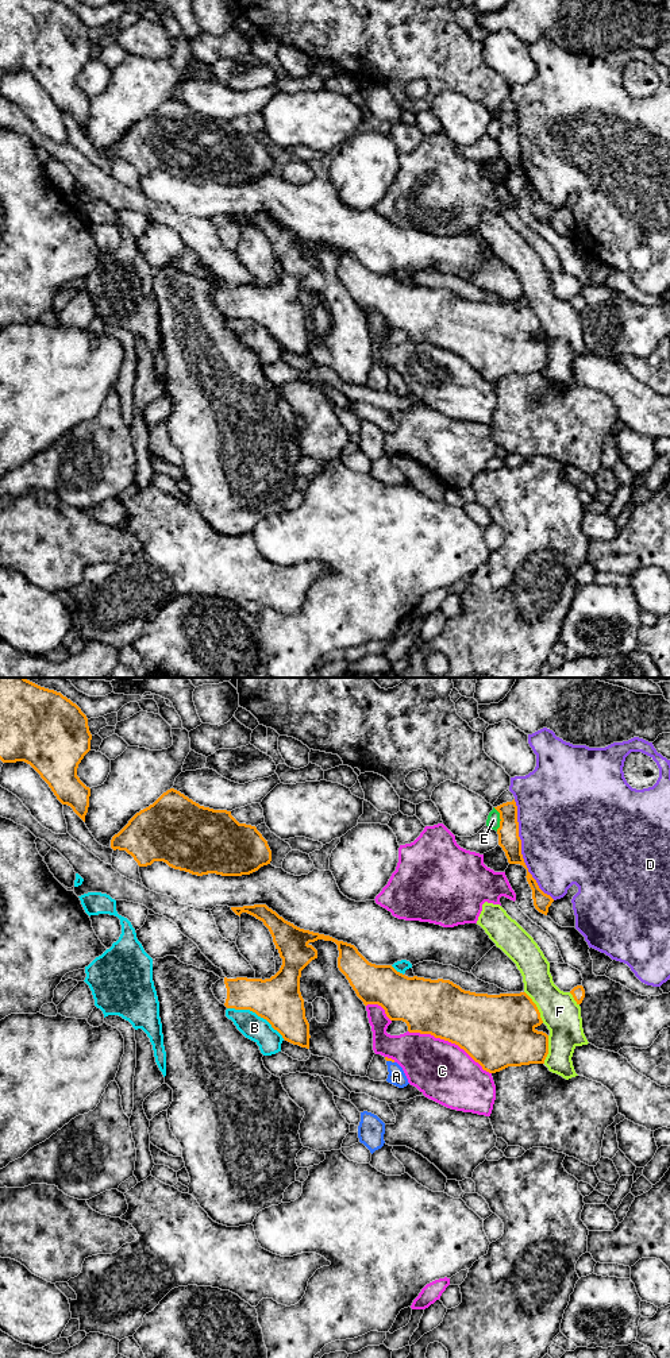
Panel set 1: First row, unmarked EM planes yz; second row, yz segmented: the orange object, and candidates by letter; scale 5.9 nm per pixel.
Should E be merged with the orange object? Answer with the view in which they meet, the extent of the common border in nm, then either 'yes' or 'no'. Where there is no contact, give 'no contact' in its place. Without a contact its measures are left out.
meets orange in yz; contact 150 nm long; no

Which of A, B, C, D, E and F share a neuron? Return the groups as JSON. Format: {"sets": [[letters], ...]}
{"sets": [["A"], ["B"], ["C"], ["D"], ["E"], ["F"]]}

